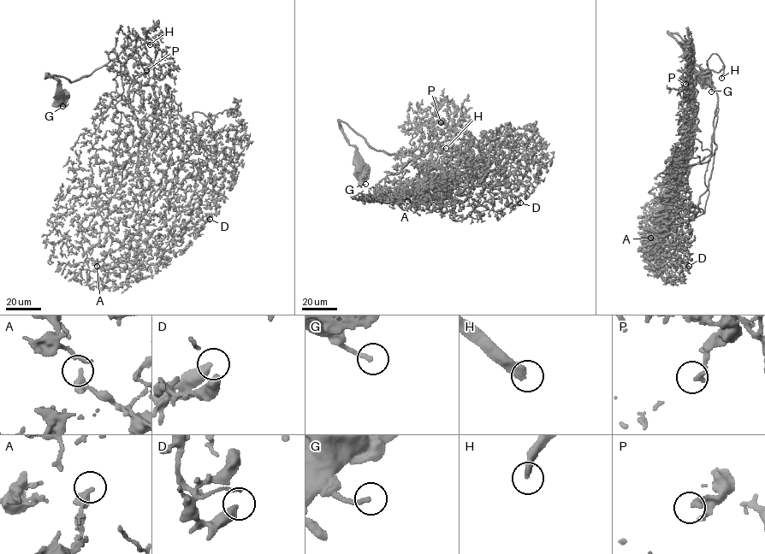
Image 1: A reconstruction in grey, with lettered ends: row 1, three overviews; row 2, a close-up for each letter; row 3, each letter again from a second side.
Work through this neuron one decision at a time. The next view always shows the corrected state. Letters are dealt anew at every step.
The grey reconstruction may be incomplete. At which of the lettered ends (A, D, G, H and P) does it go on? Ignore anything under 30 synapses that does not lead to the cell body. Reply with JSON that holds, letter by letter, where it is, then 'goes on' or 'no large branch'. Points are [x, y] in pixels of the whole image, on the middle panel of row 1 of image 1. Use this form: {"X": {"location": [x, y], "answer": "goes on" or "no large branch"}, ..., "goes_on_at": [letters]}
{"A": {"location": [407, 201], "answer": "no large branch"}, "D": {"location": [520, 203], "answer": "no large branch"}, "G": {"location": [365, 184], "answer": "no large branch"}, "H": {"location": [446, 148], "answer": "goes on"}, "P": {"location": [441, 122], "answer": "no large branch"}, "goes_on_at": ["H"]}

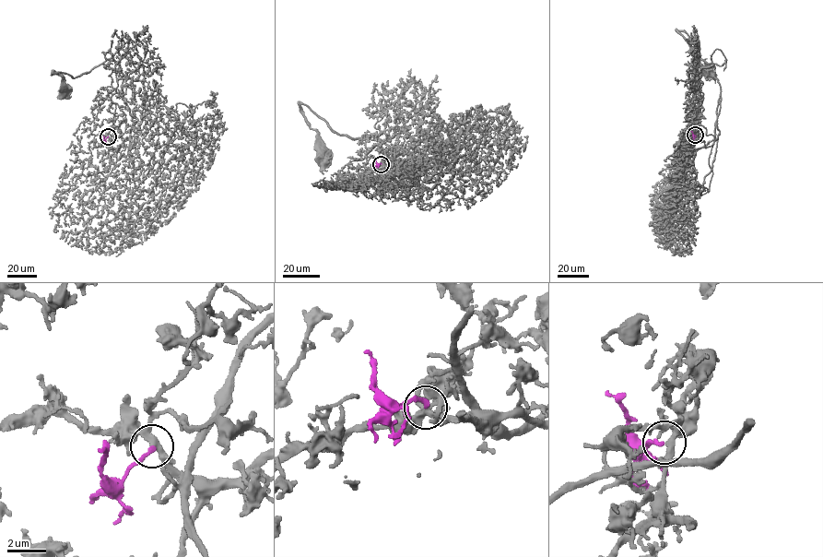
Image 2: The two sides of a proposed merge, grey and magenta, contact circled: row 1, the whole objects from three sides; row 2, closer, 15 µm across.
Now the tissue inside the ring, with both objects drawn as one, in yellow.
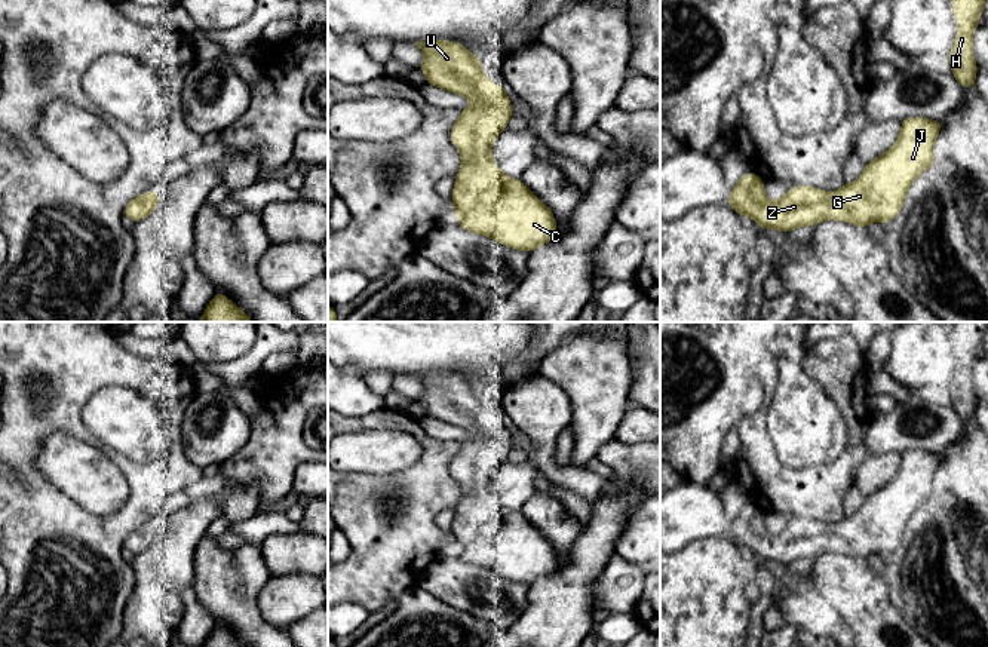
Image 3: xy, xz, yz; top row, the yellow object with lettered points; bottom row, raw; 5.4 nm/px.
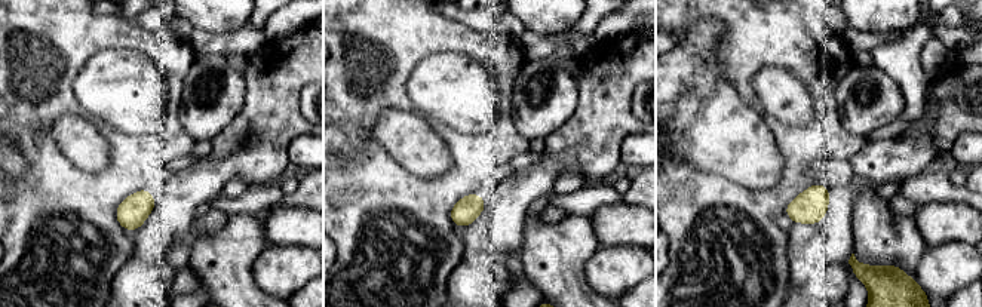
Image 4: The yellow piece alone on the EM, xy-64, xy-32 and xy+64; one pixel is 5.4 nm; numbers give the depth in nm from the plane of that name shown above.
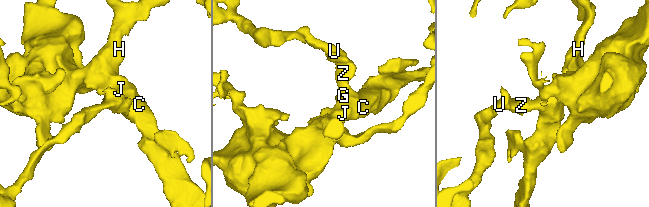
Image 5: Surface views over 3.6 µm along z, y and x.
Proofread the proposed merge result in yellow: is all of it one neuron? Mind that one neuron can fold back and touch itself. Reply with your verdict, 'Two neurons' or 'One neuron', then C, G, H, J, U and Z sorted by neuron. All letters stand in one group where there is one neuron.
One neuron. Groups: C G H J U Z

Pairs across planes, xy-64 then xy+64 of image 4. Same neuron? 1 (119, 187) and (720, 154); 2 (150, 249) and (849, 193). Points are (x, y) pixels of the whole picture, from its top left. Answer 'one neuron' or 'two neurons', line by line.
1: two neurons
2: one neuron

